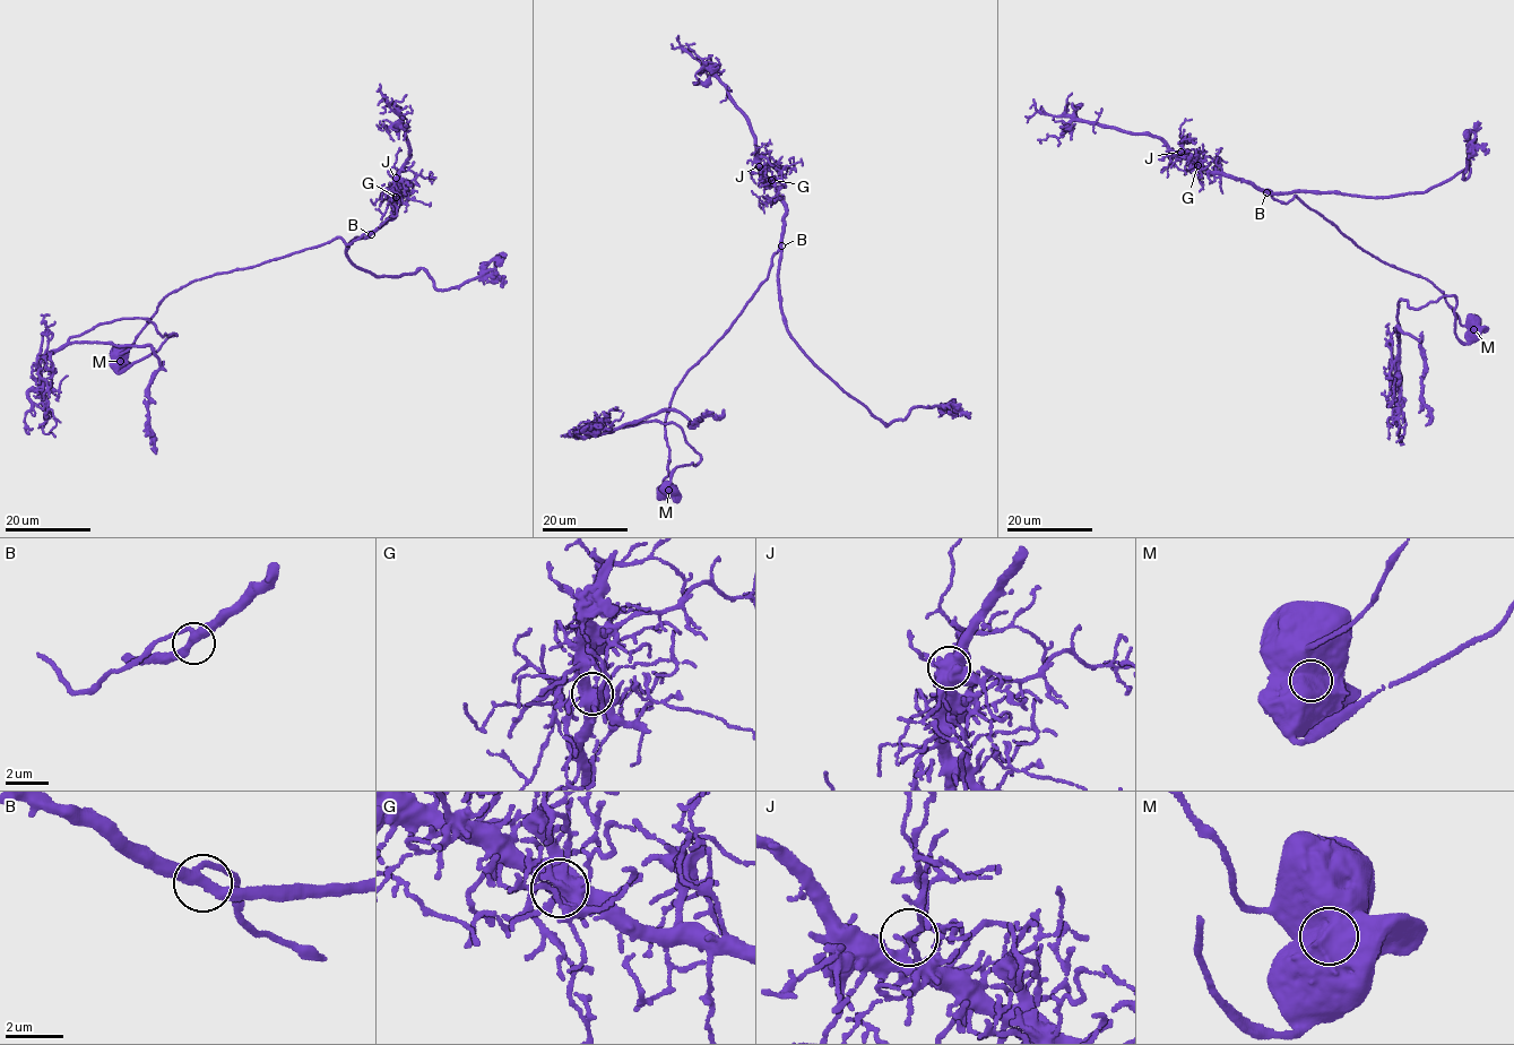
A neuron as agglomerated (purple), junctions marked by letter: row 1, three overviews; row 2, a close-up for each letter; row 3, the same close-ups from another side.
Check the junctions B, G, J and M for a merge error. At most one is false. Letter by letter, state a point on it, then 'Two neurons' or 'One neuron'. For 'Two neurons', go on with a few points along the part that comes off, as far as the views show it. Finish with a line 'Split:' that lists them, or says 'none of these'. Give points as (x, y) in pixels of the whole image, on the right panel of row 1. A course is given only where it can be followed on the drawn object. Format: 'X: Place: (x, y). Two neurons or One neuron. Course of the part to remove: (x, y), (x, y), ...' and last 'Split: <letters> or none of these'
B: Place: (1266, 192). One neuron
G: Place: (1197, 165). One neuron
J: Place: (1181, 152). One neuron
M: Place: (1473, 329). Two neurons. Course of the part to remove: (1473, 329), (1460, 343), (1451, 295), (1418, 309), (1398, 302), (1399, 343), (1396, 327), (1425, 362), (1425, 425)
Split: M

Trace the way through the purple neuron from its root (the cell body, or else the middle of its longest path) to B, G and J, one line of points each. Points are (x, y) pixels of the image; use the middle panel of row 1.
B: (665, 491), (669, 451), (665, 423), (674, 389), (767, 277), (771, 257), (781, 245)
G: (665, 491), (669, 451), (665, 423), (674, 389), (767, 277), (780, 244), (785, 201), (771, 180)
J: (665, 491), (669, 451), (665, 423), (674, 389), (767, 277), (780, 244), (785, 201), (759, 166)

